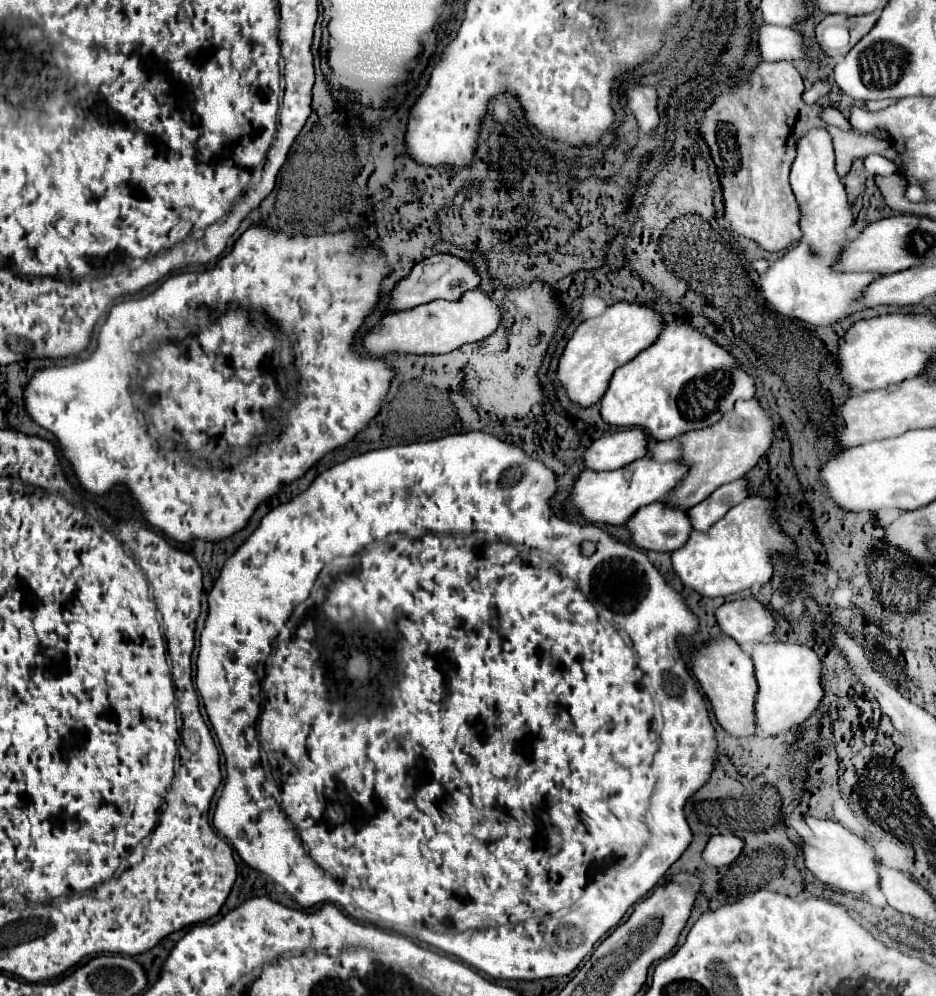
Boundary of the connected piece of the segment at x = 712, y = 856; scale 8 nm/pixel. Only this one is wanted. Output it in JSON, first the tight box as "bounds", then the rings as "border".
{"bounds":[702,834,742,868],"border":[[[732,834],[710,836],[710,840],[706,842],[706,846],[702,850],[702,860],[714,868],[728,866],[738,858],[740,850],[742,850],[742,840],[732,836]]]}

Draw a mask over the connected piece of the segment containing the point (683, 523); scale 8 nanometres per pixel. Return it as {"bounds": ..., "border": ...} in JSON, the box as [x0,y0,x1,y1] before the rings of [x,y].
{"bounds":[624,502,692,552],"border":[[[664,502],[644,506],[630,516],[624,528],[628,534],[642,534],[642,544],[636,544],[638,548],[656,552],[674,552],[682,548],[692,532],[686,512],[674,510]]]}

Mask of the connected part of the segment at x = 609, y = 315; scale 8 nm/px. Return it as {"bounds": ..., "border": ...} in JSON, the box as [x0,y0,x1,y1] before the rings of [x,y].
{"bounds":[556,302,664,408],"border":[[[628,302],[612,304],[600,316],[584,320],[574,330],[572,338],[566,342],[556,368],[556,378],[566,390],[566,396],[570,398],[570,402],[582,408],[596,404],[606,392],[612,372],[624,366],[626,362],[630,362],[644,348],[648,348],[662,332],[662,326],[664,322],[660,314],[656,314],[654,310],[646,306],[628,304]]]}

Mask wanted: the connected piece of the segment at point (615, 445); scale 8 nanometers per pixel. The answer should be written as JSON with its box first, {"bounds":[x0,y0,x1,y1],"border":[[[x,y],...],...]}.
{"bounds":[584,428,646,470],"border":[[[642,428],[620,430],[604,434],[594,440],[584,452],[584,466],[588,470],[616,470],[646,454],[646,432]]]}

